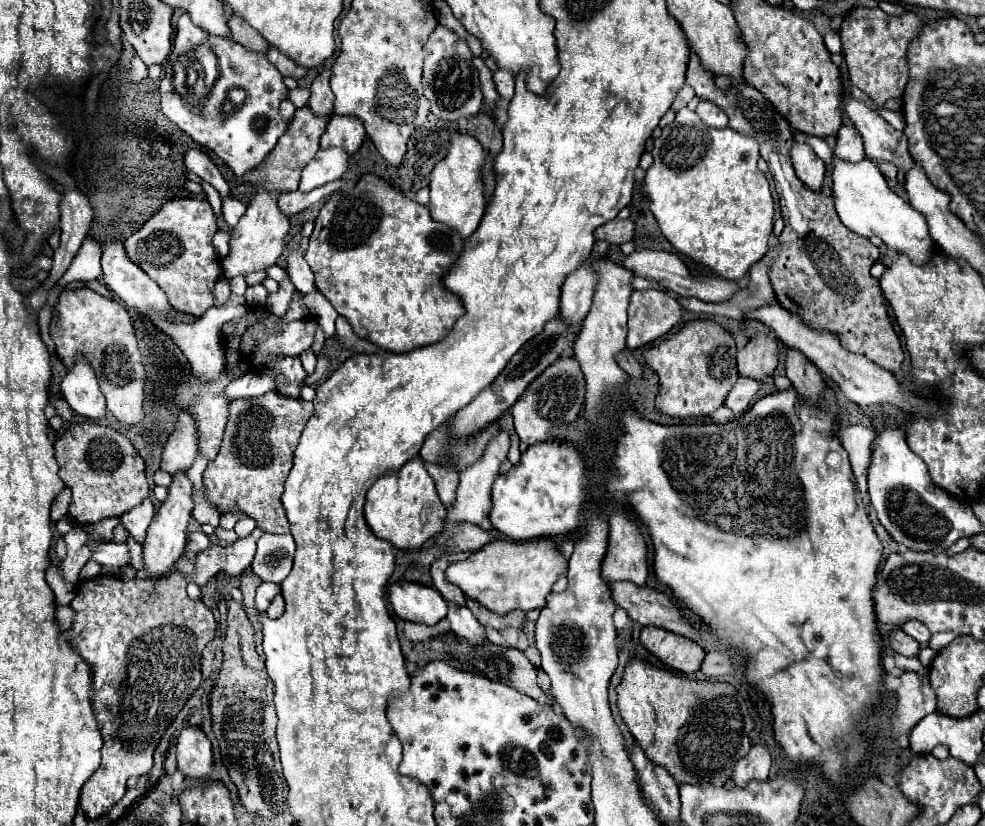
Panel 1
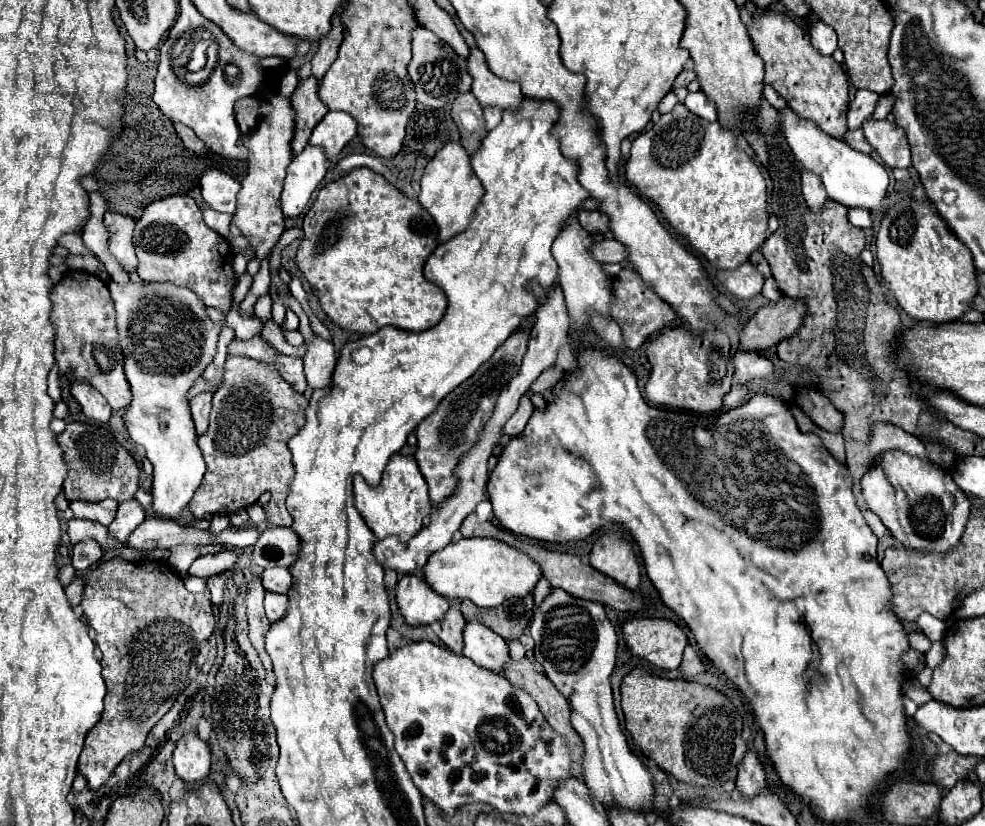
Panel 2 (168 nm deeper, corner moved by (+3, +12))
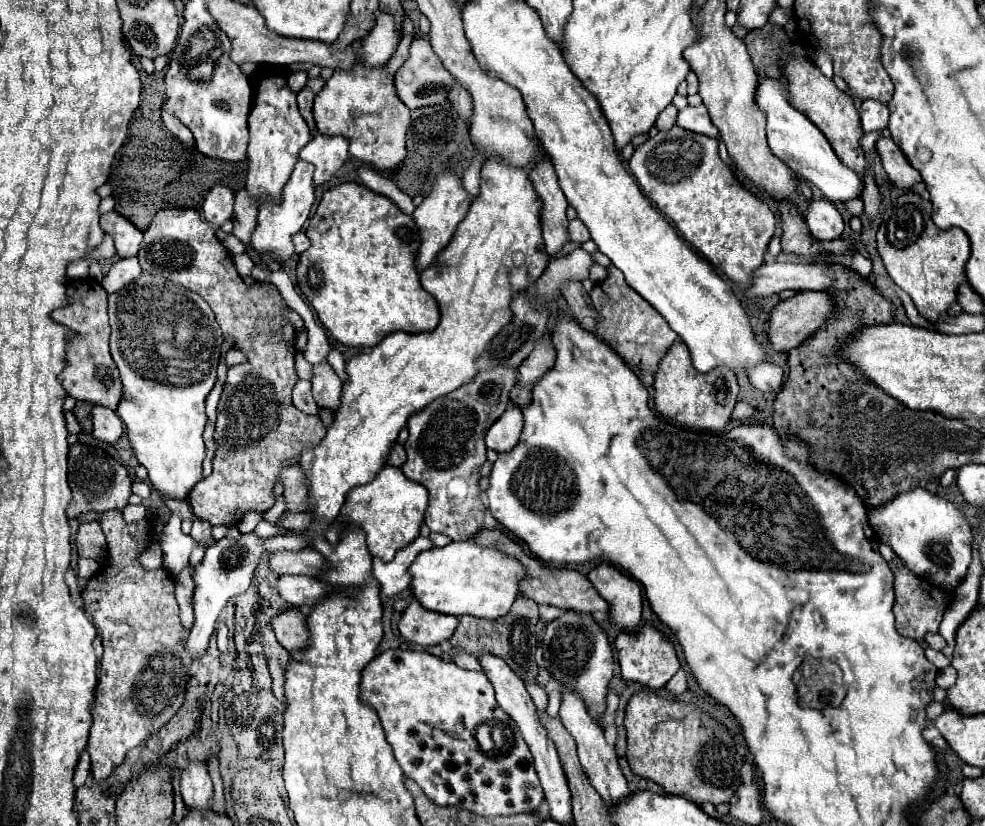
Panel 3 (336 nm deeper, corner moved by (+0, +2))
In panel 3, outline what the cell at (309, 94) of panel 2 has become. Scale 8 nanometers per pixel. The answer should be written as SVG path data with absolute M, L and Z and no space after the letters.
M312 78L308 80L308 84L298 92L298 110L302 114L302 118L306 120L306 124L310 126L310 132L316 132L316 122L312 120L312 102L316 98L316 94L324 88L324 80L322 78Z

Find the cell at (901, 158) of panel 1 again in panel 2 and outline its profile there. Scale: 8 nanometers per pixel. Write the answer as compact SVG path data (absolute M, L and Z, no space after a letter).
M865 120L863 132L867 142L875 148L881 160L889 168L909 168L911 166L911 150L907 144L905 130L899 128L895 122L887 120Z

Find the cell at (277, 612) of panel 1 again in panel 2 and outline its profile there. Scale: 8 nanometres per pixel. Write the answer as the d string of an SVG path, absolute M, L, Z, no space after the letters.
M267 592L265 594L265 612L267 618L271 622L279 622L285 614L287 614L287 596L285 594L275 594L275 592Z

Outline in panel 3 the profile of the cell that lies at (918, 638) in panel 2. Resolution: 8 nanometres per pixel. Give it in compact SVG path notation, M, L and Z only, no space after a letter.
M926 648L926 658L938 668L938 670L944 670L946 666L950 666L950 660L942 654L942 652L936 652L932 648Z

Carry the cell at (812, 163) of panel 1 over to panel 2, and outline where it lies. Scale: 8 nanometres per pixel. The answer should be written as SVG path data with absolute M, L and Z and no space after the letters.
M801 172L801 184L803 184L805 202L809 204L811 212L821 212L821 208L823 208L823 204L827 200L821 178L813 176L811 172Z

